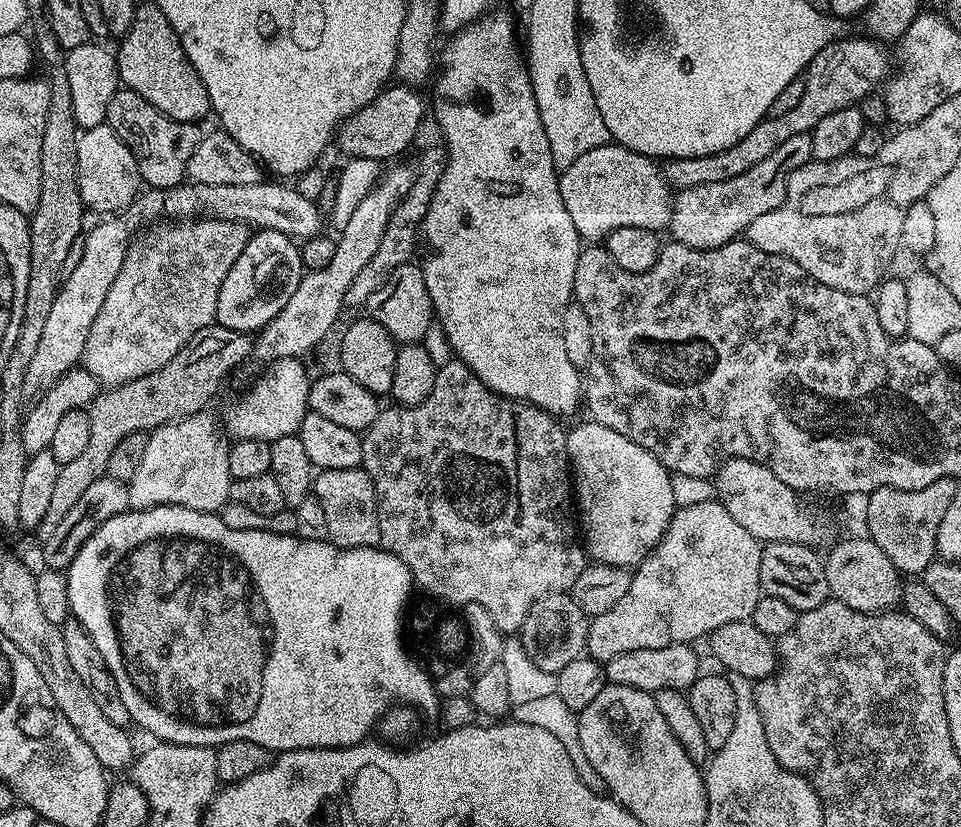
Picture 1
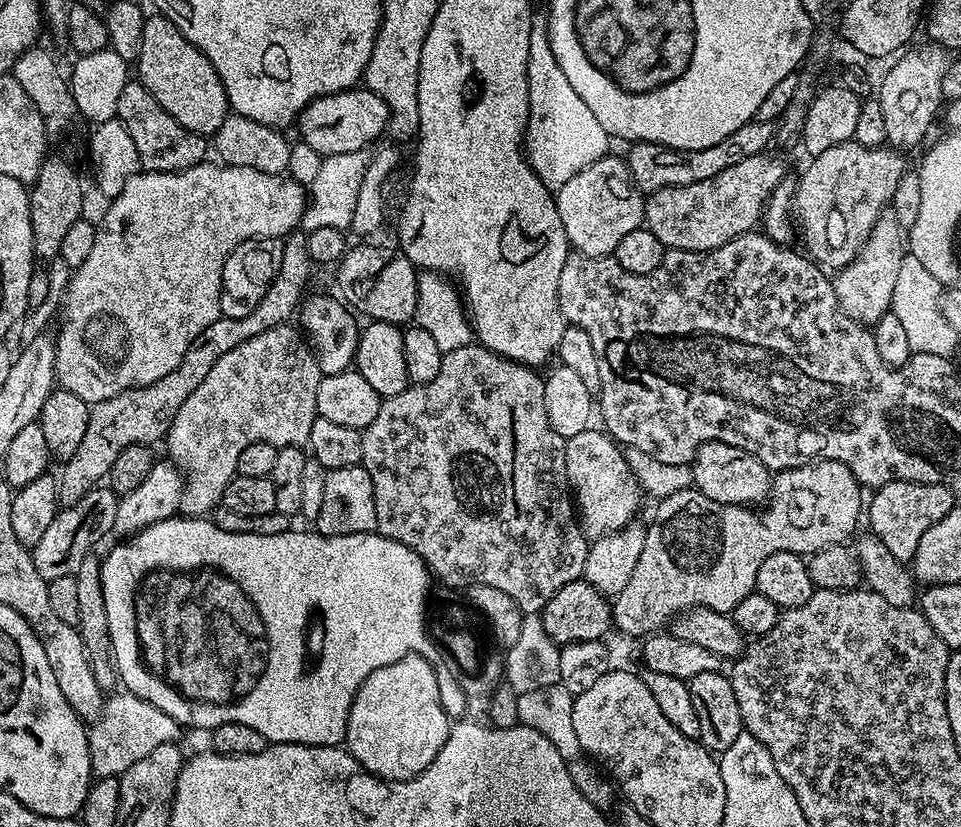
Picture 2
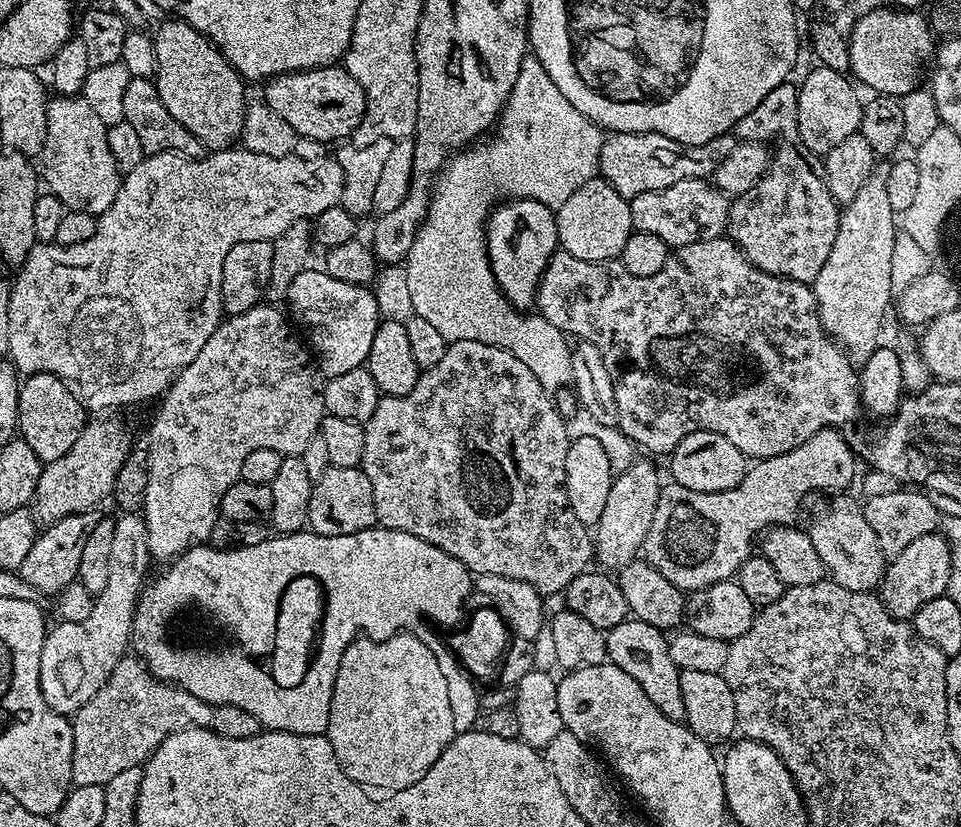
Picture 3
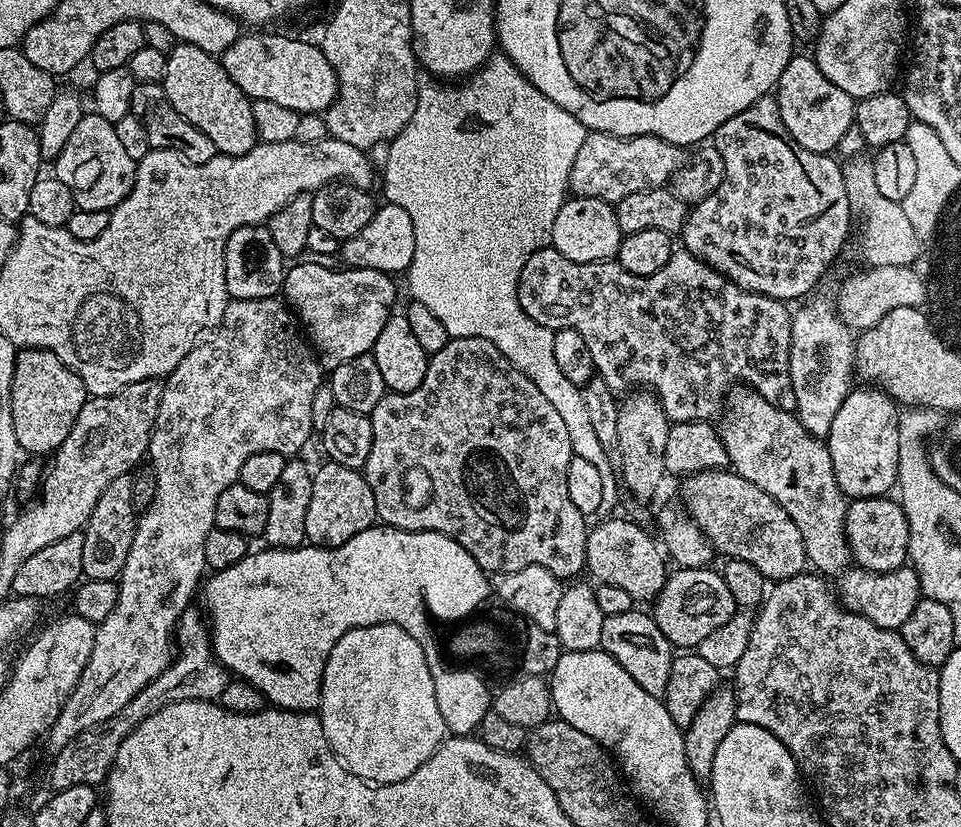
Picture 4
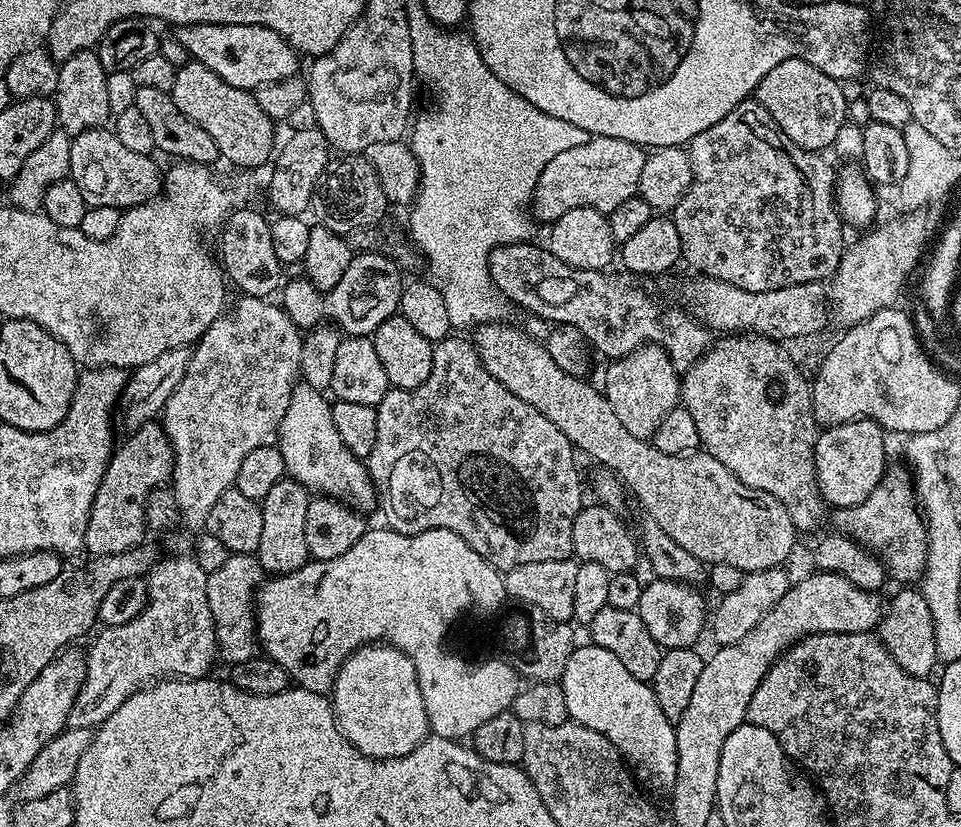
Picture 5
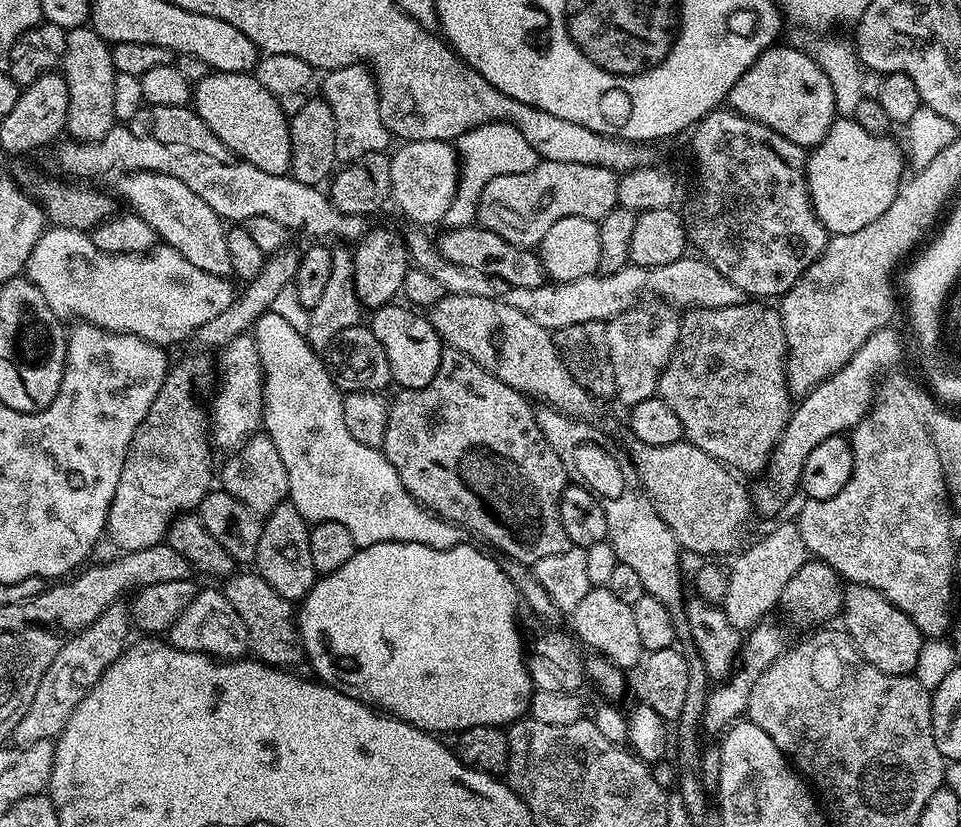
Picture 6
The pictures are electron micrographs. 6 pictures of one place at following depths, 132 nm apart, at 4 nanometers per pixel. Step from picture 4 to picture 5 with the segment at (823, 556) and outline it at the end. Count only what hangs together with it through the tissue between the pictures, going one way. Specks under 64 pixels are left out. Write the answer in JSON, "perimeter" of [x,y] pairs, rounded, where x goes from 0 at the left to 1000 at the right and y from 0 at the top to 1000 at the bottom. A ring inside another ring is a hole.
{"perimeter":[[[758,404],[740,417],[733,429],[726,432],[720,444],[711,451],[708,462],[708,482],[710,491],[714,496],[718,496],[718,505],[722,505],[722,510],[726,510],[726,525],[728,526],[728,536],[732,545],[738,547],[743,554],[747,554],[747,559],[751,559],[751,563],[755,563],[755,568],[760,568],[772,583],[776,583],[776,588],[785,588],[789,593],[793,593],[797,597],[805,597],[805,602],[810,602],[810,607],[814,607],[814,612],[818,612],[818,617],[822,622],[822,626],[826,631],[829,644],[837,646],[841,643],[853,628],[857,624],[860,611],[855,597],[851,593],[851,578],[847,568],[847,539],[851,526],[851,514],[849,511],[849,495],[845,492],[845,467],[842,456],[837,456],[832,451],[830,441],[824,437],[824,430],[819,426],[817,417],[811,411],[802,411],[796,406],[788,404]],[[803,463],[812,464],[812,469],[816,475],[812,479],[812,489],[806,489],[799,480],[799,468]]]}

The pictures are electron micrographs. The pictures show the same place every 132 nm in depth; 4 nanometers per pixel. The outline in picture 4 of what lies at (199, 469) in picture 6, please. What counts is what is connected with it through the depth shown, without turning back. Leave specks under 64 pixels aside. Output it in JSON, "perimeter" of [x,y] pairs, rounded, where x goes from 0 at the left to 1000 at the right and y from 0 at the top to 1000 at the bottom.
{"perimeter":[[[137,576],[119,579],[102,602],[92,632],[85,640],[85,689],[91,700],[121,701],[124,698],[131,680],[131,670],[135,670],[143,628],[144,620],[137,606]]]}

